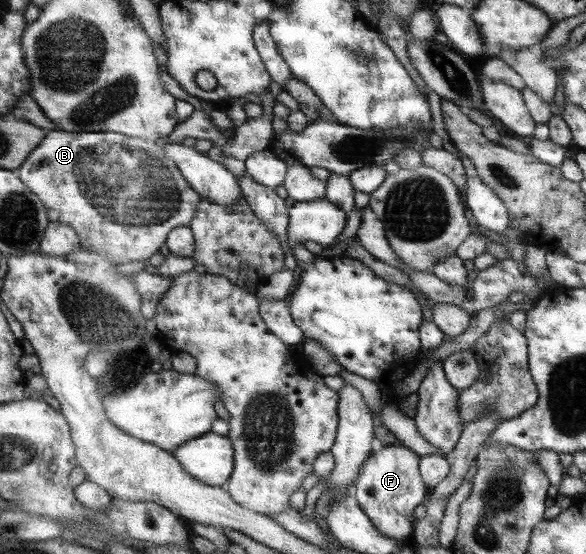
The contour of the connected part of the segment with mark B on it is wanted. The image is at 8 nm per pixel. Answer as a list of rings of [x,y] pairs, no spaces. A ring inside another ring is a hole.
[[[48,130],[46,137],[36,151],[32,152],[30,159],[24,166],[17,171],[20,178],[44,200],[48,207],[49,216],[52,222],[68,223],[72,225],[76,232],[80,234],[84,247],[95,252],[100,252],[105,258],[118,263],[128,263],[130,261],[148,260],[154,253],[158,253],[160,247],[166,242],[167,235],[175,230],[176,227],[189,227],[192,219],[195,218],[196,209],[198,209],[199,201],[202,197],[184,180],[180,169],[176,168],[176,164],[170,158],[164,156],[164,149],[158,147],[154,141],[140,138],[133,138],[121,134],[120,132],[102,132],[102,133],[68,133],[62,130]]]

